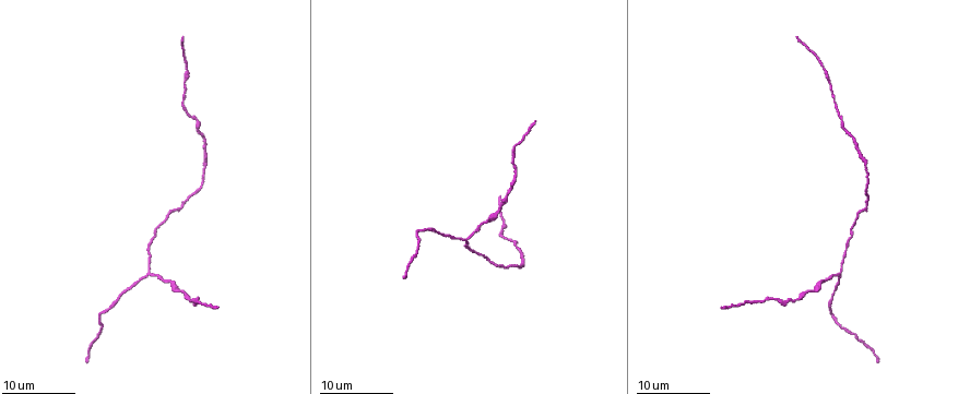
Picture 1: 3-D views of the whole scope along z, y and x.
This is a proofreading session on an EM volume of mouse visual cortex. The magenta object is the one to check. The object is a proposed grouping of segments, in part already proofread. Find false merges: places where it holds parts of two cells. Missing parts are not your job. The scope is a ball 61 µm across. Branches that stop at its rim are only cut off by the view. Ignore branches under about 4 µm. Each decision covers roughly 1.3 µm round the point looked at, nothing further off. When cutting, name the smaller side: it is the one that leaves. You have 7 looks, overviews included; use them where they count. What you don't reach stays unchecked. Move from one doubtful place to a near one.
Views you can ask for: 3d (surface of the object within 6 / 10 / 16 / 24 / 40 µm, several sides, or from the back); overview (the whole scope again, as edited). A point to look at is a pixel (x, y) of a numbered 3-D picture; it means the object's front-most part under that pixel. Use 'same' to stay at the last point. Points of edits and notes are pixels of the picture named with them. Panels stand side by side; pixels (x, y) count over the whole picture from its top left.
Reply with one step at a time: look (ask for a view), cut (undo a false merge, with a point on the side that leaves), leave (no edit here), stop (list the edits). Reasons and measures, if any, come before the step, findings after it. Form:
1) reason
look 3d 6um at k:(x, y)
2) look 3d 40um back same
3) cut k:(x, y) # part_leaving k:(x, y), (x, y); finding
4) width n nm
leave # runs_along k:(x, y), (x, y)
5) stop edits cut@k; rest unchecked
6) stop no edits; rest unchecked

arms part here
look 3d 16um at 1:(150, 273)

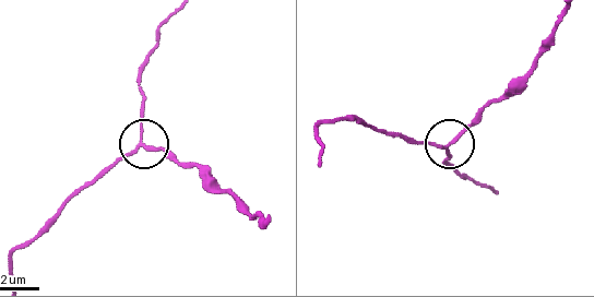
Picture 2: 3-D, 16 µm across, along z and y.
zoom in
look 3d 10um at 2:(145, 148)

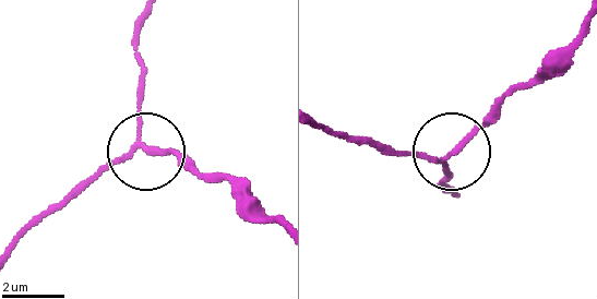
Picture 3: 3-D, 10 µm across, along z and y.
side_arm 20 um
cut 3:(174, 151) # part_leaving 3:(143, 143), (180, 154), (278, 224); a second cell is stuck on

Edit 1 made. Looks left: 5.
calibre changes
look 3d 16um at 1:(119, 297)

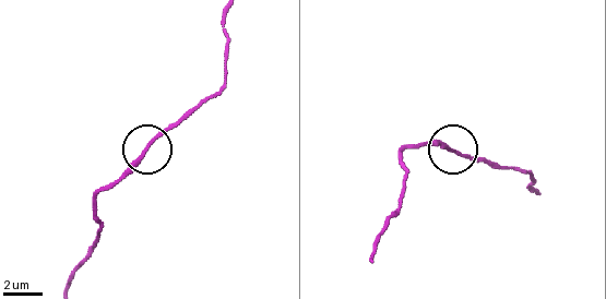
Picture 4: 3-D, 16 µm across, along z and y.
look 3d 6um at 4:(451, 150)

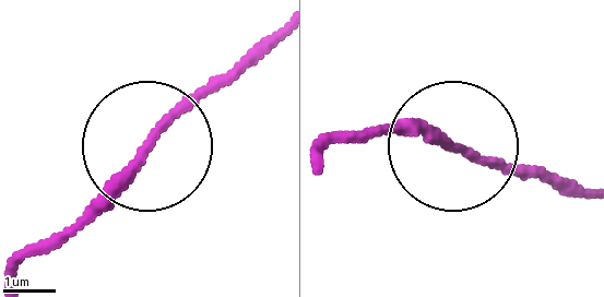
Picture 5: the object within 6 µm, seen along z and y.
leave # runs_along 5:(578, 190), (374, 125); continuous, no second cell

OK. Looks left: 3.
narrows sharply
look 3d 16um at 1:(834, 104)

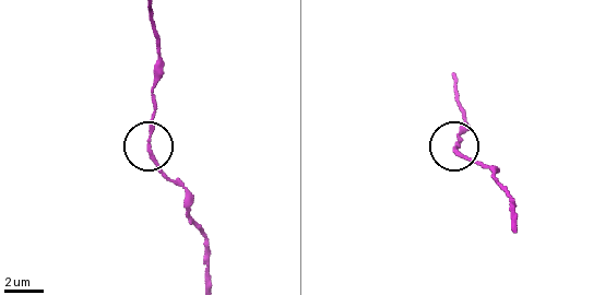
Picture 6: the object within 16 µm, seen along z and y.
zoom in
look 3d 6um at 6:(147, 144)

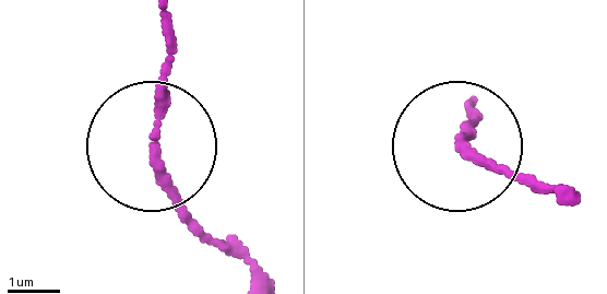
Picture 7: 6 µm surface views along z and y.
other side
look 3d 6um back at 7:(458, 141)

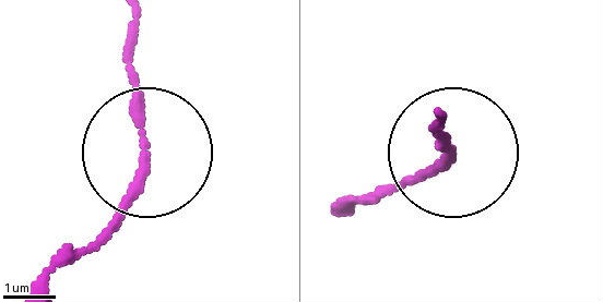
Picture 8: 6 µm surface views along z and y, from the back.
leave # continuous, no second cell

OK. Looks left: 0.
stop edits cut@3; rest unchecked

